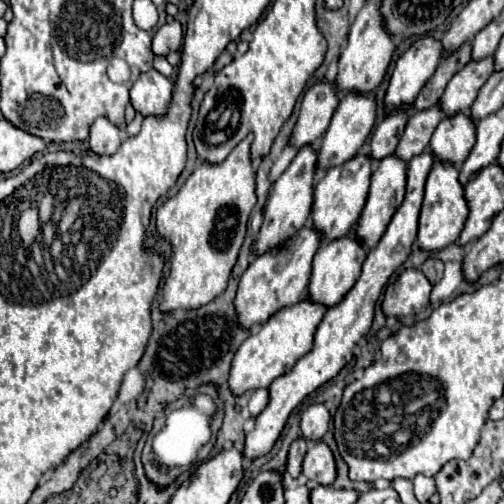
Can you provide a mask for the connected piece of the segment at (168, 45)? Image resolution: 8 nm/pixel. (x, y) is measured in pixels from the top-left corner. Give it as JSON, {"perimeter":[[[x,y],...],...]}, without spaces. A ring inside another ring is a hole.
{"perimeter":[[[176,20],[170,24],[164,24],[152,40],[154,56],[166,56],[168,52],[180,50],[180,46],[182,46],[182,26]]]}

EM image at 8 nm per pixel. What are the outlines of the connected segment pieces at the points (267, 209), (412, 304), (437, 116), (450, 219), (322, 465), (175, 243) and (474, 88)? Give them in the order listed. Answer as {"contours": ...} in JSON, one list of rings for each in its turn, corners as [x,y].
{"contours":[[[[308,144],[308,148],[302,148],[292,164],[286,168],[286,172],[274,182],[274,190],[264,206],[264,224],[256,236],[254,250],[256,254],[264,254],[280,244],[284,244],[288,238],[292,238],[310,218],[312,214],[312,184],[314,184],[314,174],[316,174],[316,156],[318,150]]],[[[404,270],[384,292],[382,310],[386,316],[410,316],[422,312],[430,302],[432,282],[420,270]]],[[[440,104],[426,108],[424,112],[414,112],[408,118],[408,124],[400,138],[396,154],[402,160],[410,160],[412,156],[418,156],[424,150],[428,150],[428,140],[432,138],[432,132],[436,130],[436,124],[442,118],[444,118],[444,112],[440,112]]],[[[434,164],[428,174],[420,224],[418,224],[418,246],[428,252],[436,252],[448,244],[454,244],[468,220],[468,204],[458,174],[460,174],[458,168],[444,168],[444,164]]],[[[316,442],[308,448],[304,462],[302,462],[302,474],[308,480],[314,480],[322,486],[328,486],[336,478],[336,464],[330,448],[324,442]]],[[[252,134],[244,138],[222,164],[210,166],[202,162],[190,174],[180,192],[156,210],[156,234],[172,246],[170,274],[164,282],[160,302],[160,310],[164,314],[202,308],[224,292],[246,238],[250,210],[256,204],[250,144]]],[[[492,56],[484,60],[470,60],[460,72],[456,72],[440,98],[446,116],[456,114],[458,110],[468,110],[474,104],[478,90],[484,86],[492,72]]]]}

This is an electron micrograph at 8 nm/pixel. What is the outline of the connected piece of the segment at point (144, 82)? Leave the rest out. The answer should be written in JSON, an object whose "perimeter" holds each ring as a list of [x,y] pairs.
{"perimeter":[[[156,70],[142,74],[130,88],[130,102],[138,114],[164,116],[172,100],[172,82]]]}

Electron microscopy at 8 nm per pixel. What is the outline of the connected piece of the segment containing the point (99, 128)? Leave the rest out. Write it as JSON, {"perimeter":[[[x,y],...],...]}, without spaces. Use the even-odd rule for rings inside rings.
{"perimeter":[[[98,118],[90,128],[90,152],[98,156],[112,156],[122,144],[120,130],[106,118]]]}

